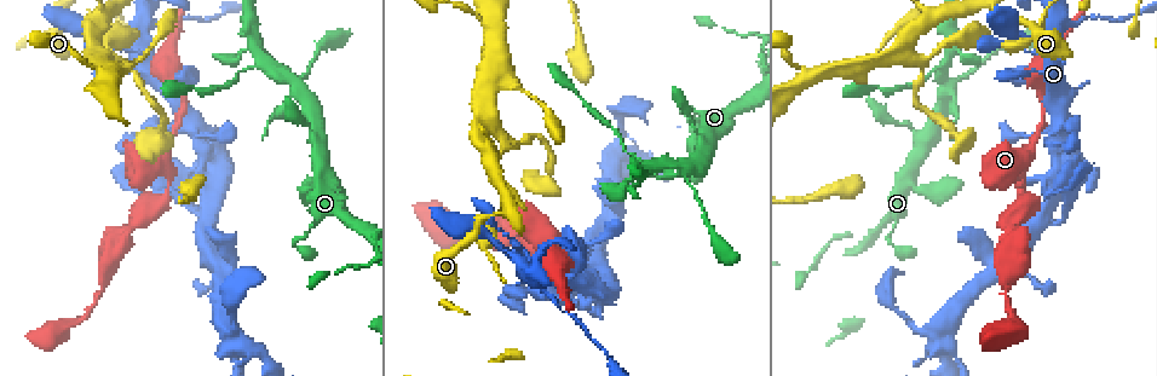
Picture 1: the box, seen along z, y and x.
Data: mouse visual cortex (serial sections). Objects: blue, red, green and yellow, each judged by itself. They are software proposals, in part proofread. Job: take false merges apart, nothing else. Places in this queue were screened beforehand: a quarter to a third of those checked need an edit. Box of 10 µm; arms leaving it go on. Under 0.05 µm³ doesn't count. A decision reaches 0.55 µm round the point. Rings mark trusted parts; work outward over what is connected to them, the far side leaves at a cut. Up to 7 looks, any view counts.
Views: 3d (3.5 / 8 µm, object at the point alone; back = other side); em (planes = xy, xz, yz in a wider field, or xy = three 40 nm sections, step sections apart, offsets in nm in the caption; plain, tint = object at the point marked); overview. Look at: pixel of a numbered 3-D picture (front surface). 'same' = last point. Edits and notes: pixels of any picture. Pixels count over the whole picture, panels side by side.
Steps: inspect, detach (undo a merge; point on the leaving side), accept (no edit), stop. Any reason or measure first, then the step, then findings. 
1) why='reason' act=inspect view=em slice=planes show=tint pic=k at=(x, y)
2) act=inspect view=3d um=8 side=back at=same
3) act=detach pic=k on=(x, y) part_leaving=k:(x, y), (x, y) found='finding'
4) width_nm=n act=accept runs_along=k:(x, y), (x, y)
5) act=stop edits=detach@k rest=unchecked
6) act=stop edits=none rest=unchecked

why='sharp bend' act=inspect view=3d um=3.5 side=back pic=1 at=(1064, 126)

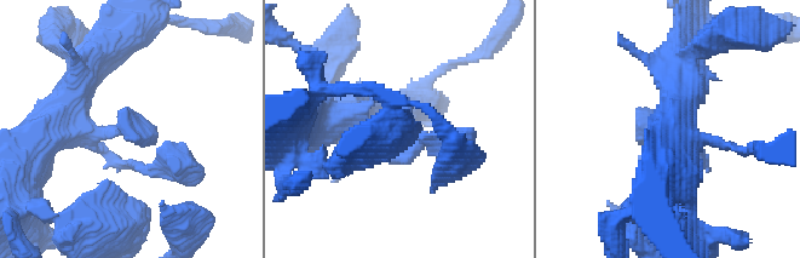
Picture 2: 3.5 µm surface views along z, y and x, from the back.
act=inspect view=em slice=xy step=3 show=tint pic=2 at=(111, 131)

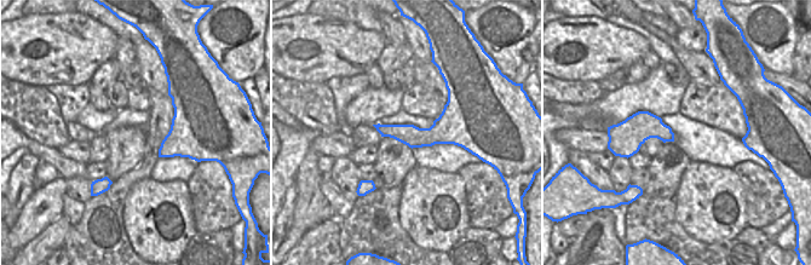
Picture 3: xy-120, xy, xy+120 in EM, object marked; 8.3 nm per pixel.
act=accept runs_along=2:(74, 91), (81, 128), (153, 139) found='all the same cell'

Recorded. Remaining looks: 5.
why='calibre changes' act=inspect view=3d um=3.5 pic=1 at=(552, 296)

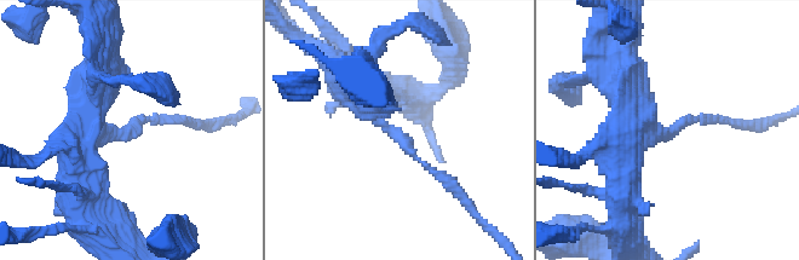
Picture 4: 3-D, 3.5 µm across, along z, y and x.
arm_widths_nm=100,400 why='need the tissue' act=inspect view=em slice=xy step=2 show=tint pic=4 at=(124, 130)

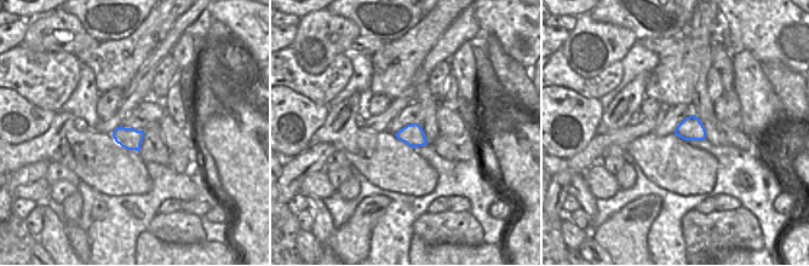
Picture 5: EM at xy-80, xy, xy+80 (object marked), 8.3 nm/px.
why='another direction' act=inspect view=em slice=xy step=5 show=tint at=same

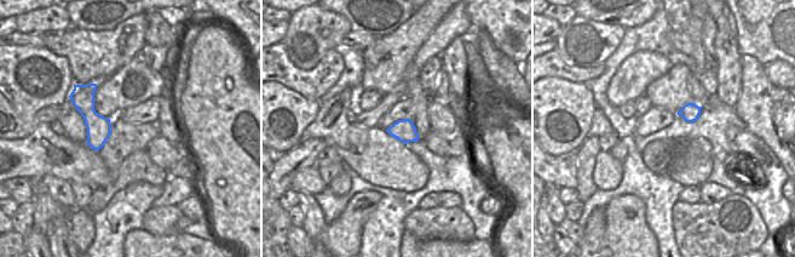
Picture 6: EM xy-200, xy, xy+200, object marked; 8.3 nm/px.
act=detach pic=4 on=(172, 119) part_leaving=4:(134, 121), (179, 117), (216, 125) found='two cells meet here'

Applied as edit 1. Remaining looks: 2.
act=stop edits=detach@4 rest=unchecked

